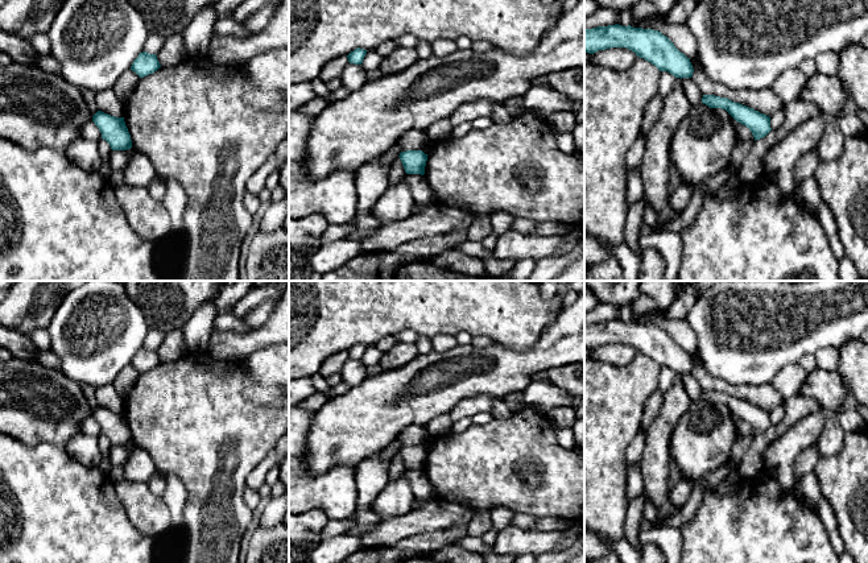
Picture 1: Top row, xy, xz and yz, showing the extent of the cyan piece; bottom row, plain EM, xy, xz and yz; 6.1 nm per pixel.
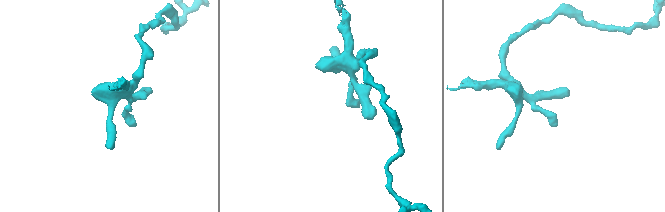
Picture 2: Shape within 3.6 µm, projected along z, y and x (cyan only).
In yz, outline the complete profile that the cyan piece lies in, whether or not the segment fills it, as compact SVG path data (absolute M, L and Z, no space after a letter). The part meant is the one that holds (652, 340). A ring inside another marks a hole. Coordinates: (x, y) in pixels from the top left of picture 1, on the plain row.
M619 319L584 324L586 348L594 349L611 343L627 343L675 373L691 373L694 368L690 353L658 326Z

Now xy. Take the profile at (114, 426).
M98 406L92 411L92 417L99 423L102 434L109 439L112 446L127 446L132 443L131 430L124 413L115 413Z

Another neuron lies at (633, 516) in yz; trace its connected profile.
M642 492L628 504L625 522L624 522L624 538L637 552L641 552L642 545L640 542L640 523L642 519L642 509L646 501L646 496Z

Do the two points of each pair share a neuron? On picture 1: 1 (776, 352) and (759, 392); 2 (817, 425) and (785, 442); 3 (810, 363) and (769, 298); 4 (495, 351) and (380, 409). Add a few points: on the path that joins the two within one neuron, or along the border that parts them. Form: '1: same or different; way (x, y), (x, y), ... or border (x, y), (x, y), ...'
1: different; border (769, 383), (732, 385)
2: same; way (809, 429), (793, 441)
3: different; border (813, 354), (805, 354), (797, 361)
4: same; way (466, 369), (428, 386), (417, 397), (409, 397)

